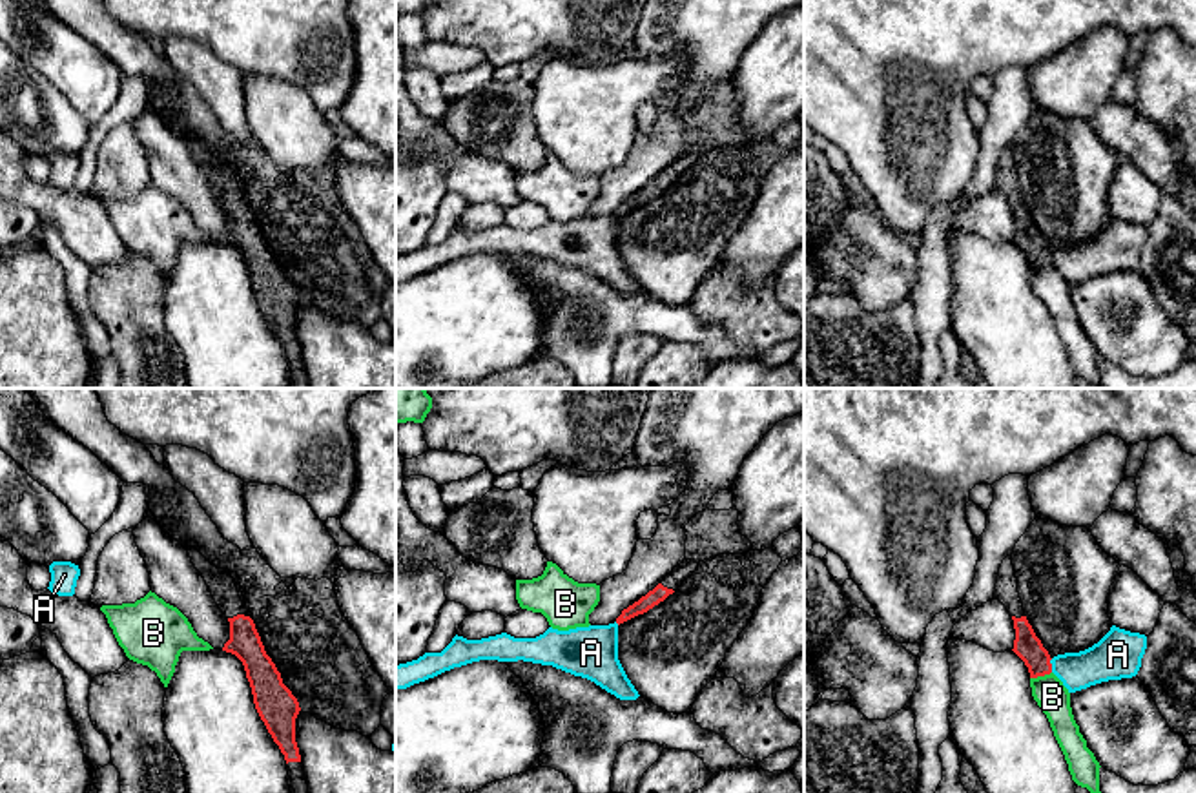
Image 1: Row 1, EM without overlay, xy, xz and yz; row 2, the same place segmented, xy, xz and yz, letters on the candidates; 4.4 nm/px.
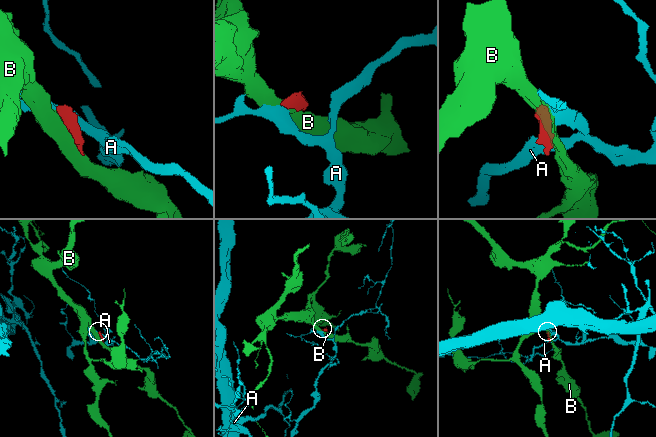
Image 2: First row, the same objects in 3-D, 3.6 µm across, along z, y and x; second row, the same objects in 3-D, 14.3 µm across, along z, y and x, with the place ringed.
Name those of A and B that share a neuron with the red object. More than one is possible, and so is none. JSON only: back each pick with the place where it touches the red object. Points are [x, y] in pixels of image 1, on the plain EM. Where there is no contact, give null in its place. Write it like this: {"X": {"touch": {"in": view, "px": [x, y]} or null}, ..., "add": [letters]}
{"add": []}

